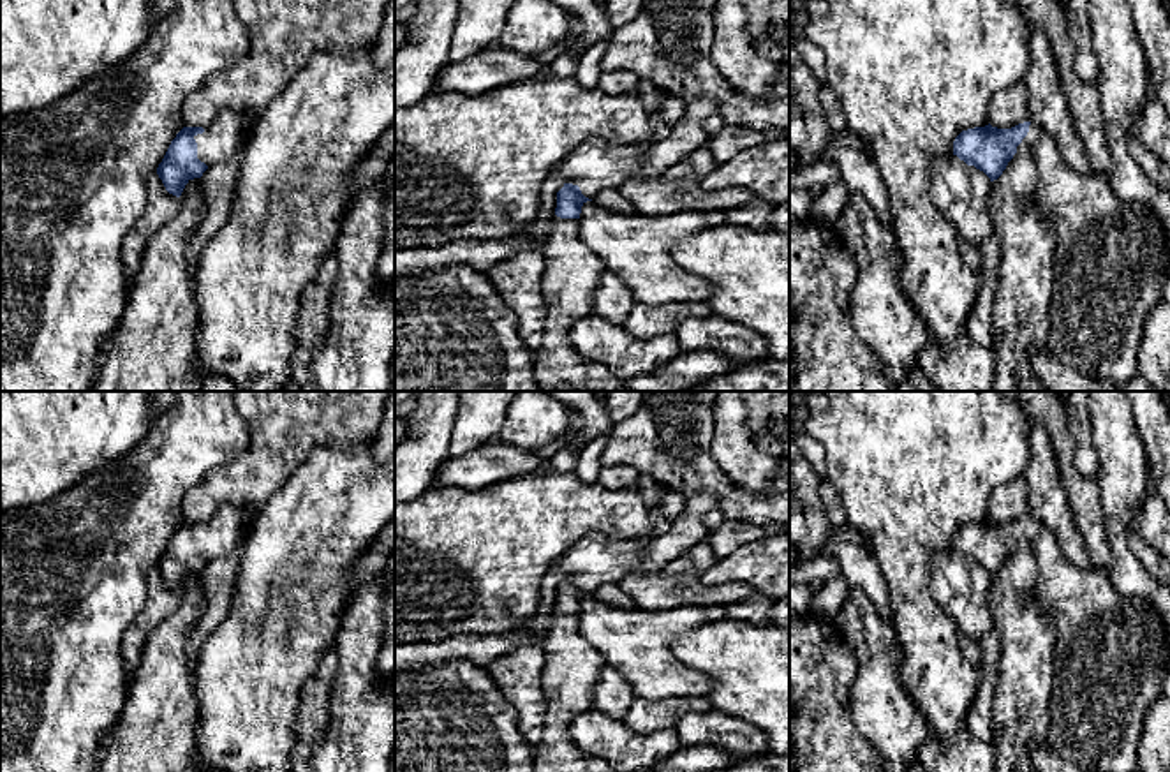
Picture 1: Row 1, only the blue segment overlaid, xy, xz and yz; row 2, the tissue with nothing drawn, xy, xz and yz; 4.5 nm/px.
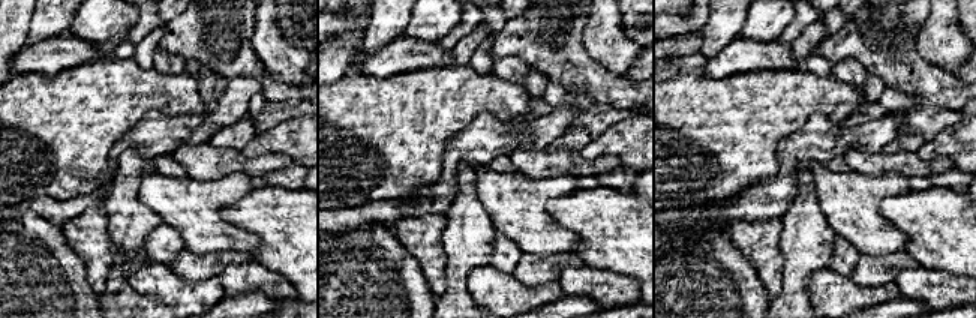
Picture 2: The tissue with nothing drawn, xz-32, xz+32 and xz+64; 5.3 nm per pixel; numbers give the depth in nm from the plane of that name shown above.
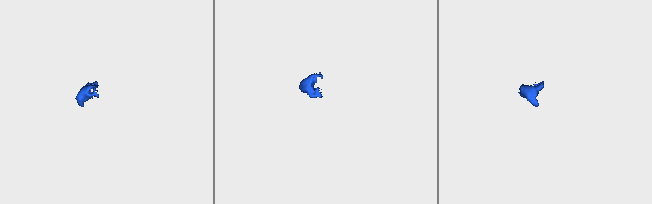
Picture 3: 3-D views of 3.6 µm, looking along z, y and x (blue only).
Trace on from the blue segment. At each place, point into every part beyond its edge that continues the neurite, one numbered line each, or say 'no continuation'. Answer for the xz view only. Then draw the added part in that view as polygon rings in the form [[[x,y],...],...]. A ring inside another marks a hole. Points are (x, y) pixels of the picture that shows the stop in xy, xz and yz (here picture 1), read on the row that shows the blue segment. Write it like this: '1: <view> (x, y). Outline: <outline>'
1: xz (571, 270). Outline: [[[553,215],[541,256],[548,315],[543,345],[534,351],[536,384],[541,391],[627,391],[622,381],[583,358],[569,340],[573,323],[594,314],[594,287],[604,271],[580,236],[580,219]]]

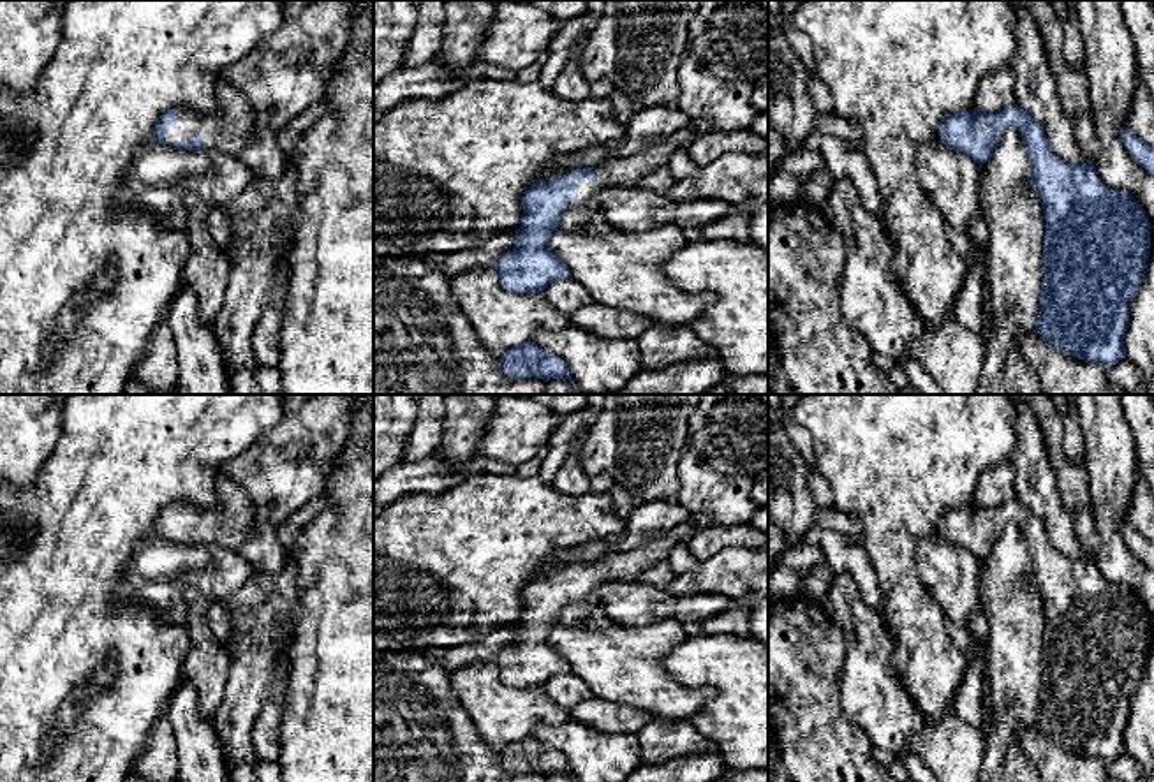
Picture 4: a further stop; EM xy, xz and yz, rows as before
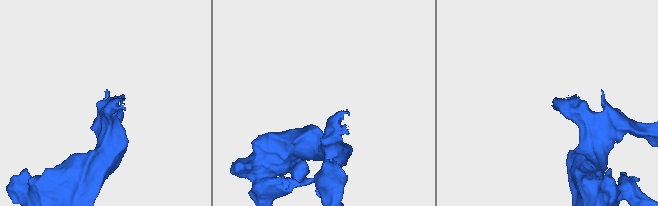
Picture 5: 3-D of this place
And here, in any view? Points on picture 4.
1: xz (626, 171). Outline: [[[689,125],[634,155],[620,155],[594,166],[592,169],[599,174],[599,181],[594,183],[590,178],[578,178],[578,197],[557,215],[560,231],[585,232],[588,218],[599,213],[599,192],[603,188],[638,187],[645,174],[666,167],[673,153],[694,141],[696,136],[696,130]]]

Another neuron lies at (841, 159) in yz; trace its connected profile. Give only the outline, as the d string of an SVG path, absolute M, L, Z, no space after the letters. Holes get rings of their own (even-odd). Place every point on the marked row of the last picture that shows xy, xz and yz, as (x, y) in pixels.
M817 132L805 139L802 150L821 151L825 169L837 178L851 178L867 210L883 218L883 199L863 150L851 148L842 137Z

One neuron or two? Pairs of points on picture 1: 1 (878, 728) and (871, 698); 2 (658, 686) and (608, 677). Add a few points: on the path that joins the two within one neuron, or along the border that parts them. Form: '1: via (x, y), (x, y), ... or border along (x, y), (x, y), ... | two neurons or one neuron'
1: via (878, 721), (878, 705) | one neuron
2: border along (605, 663), (635, 695) | two neurons

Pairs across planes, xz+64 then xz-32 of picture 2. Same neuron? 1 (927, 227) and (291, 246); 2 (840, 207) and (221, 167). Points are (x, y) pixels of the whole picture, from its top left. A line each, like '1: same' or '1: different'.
1: same
2: different

